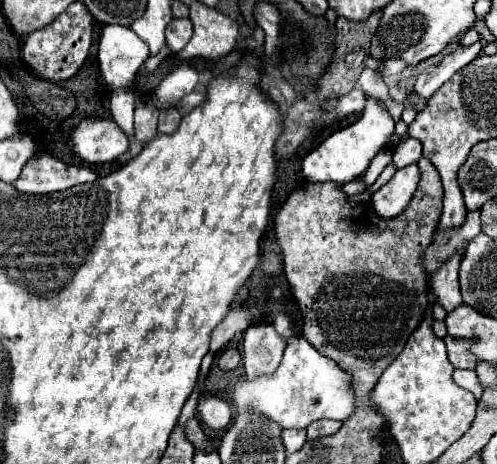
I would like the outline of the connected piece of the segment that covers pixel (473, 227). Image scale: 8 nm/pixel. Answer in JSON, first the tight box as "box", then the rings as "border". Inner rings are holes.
{"box":[424,211,480,273],"border":[[[470,211],[466,217],[466,223],[458,229],[448,229],[448,231],[436,231],[432,245],[426,249],[424,253],[424,267],[428,273],[432,273],[432,269],[438,269],[438,261],[442,261],[442,257],[450,257],[450,253],[454,253],[456,249],[466,247],[480,231],[480,211]]]}

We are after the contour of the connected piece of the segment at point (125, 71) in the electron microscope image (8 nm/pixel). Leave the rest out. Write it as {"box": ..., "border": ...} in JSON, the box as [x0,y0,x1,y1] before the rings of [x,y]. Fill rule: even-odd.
{"box":[98,25,148,89],"border":[[[102,25],[98,63],[104,81],[112,89],[130,87],[136,71],[148,57],[148,45],[130,27]]]}

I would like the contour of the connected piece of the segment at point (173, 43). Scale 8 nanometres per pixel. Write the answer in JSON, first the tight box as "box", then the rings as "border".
{"box":[166,17,194,53],"border":[[[188,17],[184,19],[172,19],[166,28],[166,43],[172,53],[178,53],[186,47],[194,31],[194,25]]]}

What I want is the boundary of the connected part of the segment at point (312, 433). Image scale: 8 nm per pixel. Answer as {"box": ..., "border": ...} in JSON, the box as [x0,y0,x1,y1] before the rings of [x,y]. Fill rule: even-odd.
{"box":[306,419,340,441],"border":[[[322,419],[322,421],[314,421],[310,427],[306,427],[306,435],[308,435],[308,441],[312,441],[312,439],[328,437],[328,435],[336,433],[338,429],[340,429],[340,423],[338,421]]]}

